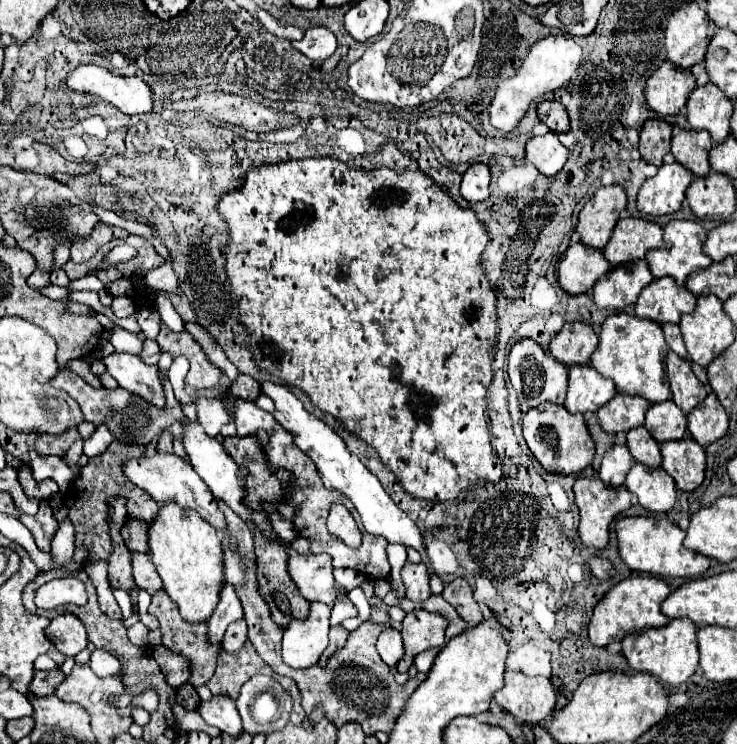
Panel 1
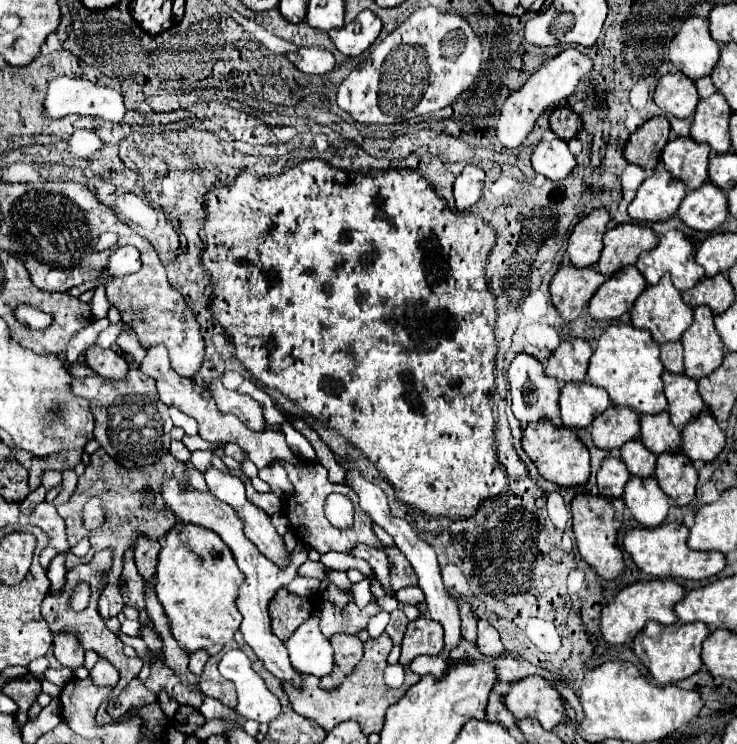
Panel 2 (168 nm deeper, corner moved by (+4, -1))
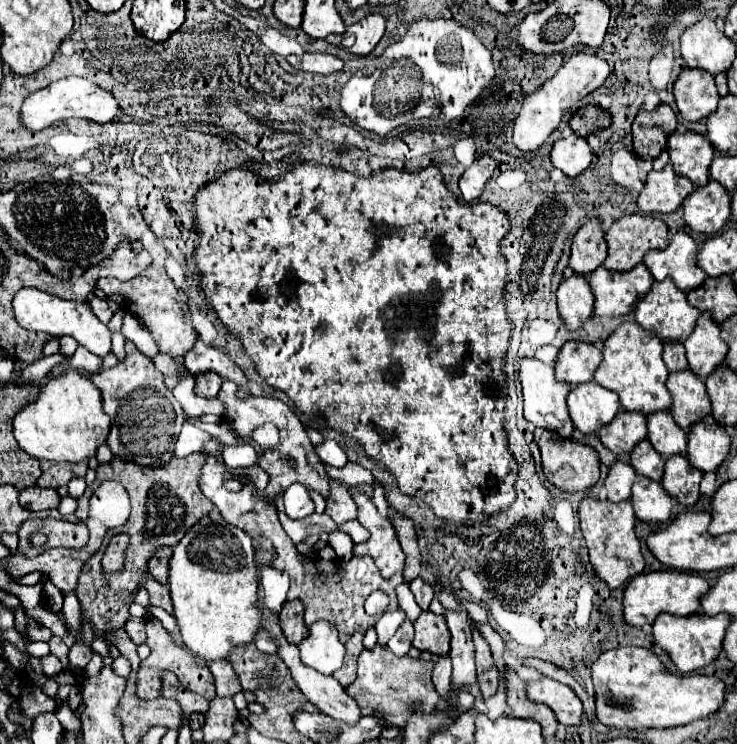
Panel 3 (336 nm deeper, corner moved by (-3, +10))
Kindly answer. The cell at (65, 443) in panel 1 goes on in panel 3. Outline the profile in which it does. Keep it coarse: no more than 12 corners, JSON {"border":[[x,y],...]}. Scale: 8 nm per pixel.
{"border":[[87,461],[57,463],[41,473],[37,485],[55,489],[85,475]]}

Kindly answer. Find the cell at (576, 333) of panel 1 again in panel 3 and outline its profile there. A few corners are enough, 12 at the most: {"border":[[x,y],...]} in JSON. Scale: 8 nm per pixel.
{"border":[[567,341],[555,377],[571,387],[591,381],[601,351]]}

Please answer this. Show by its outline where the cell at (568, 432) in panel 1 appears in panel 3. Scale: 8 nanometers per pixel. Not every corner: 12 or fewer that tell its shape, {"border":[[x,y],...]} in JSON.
{"border":[[541,439],[545,477],[563,491],[599,481],[599,455]]}

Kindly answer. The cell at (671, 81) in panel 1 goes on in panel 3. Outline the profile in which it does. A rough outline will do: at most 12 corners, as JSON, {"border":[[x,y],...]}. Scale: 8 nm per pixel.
{"border":[[683,69],[673,83],[677,107],[687,121],[717,109],[713,75]]}

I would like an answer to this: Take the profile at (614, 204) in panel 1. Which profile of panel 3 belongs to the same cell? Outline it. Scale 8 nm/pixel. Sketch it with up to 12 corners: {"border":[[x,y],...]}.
{"border":[[593,217],[575,233],[569,265],[589,275],[605,261],[605,233]]}

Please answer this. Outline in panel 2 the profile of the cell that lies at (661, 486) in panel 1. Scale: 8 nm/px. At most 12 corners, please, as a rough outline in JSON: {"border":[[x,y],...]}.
{"border":[[632,476],[624,504],[634,520],[656,528],[672,500],[654,478]]}

